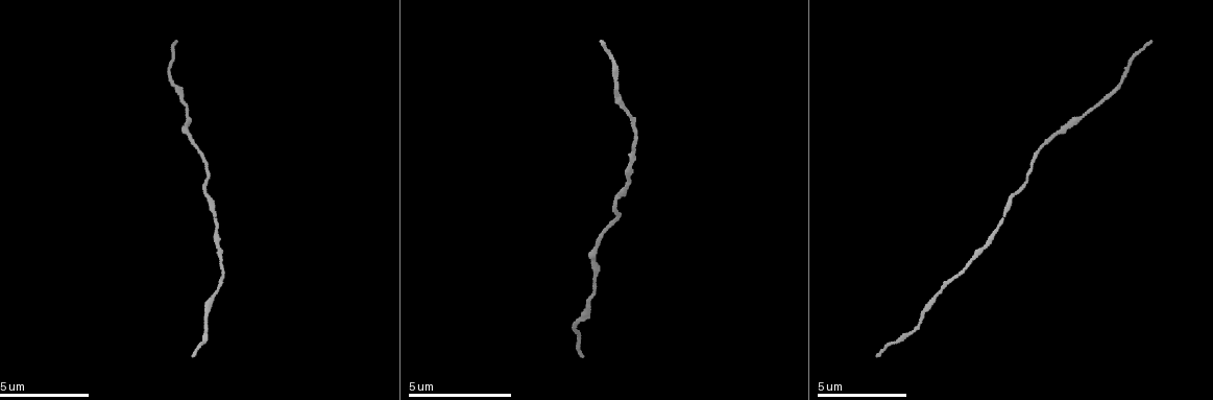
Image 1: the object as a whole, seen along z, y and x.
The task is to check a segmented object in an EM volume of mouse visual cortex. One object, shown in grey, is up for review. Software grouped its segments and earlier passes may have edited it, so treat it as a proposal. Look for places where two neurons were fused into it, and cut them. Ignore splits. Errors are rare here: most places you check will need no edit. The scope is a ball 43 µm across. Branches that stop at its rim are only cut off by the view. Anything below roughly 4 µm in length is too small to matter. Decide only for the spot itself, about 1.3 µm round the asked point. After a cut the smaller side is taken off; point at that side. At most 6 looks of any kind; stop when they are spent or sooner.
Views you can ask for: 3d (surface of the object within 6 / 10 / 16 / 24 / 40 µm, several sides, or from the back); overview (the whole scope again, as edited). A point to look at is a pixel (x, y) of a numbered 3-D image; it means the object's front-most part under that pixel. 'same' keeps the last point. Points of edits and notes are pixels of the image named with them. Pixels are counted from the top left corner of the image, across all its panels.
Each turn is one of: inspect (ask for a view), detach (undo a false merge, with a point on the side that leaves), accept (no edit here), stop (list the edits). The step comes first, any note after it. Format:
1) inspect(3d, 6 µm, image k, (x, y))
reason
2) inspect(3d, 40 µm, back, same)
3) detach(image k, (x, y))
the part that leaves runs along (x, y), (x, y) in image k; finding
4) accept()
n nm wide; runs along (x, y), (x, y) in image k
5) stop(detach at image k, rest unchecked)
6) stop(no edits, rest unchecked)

inspect(3d, 10 µm, image 1, (975, 256))
calibre changes

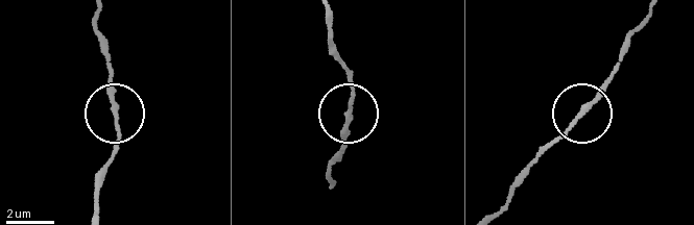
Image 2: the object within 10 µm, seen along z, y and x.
accept()
runs along (102, 36), (118, 136), (115, 158) in image 2; one neuron here

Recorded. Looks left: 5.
inspect(3d, 6 µm, image 1, (595, 270))
calibre changes

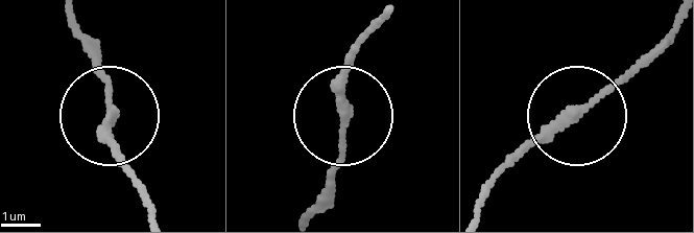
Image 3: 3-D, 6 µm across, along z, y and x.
accept()
runs along (384, 17), (344, 83), (344, 153), (325, 200) in image 3; continuous, no second neuron

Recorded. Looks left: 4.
stop(no edits, rest unchecked)

